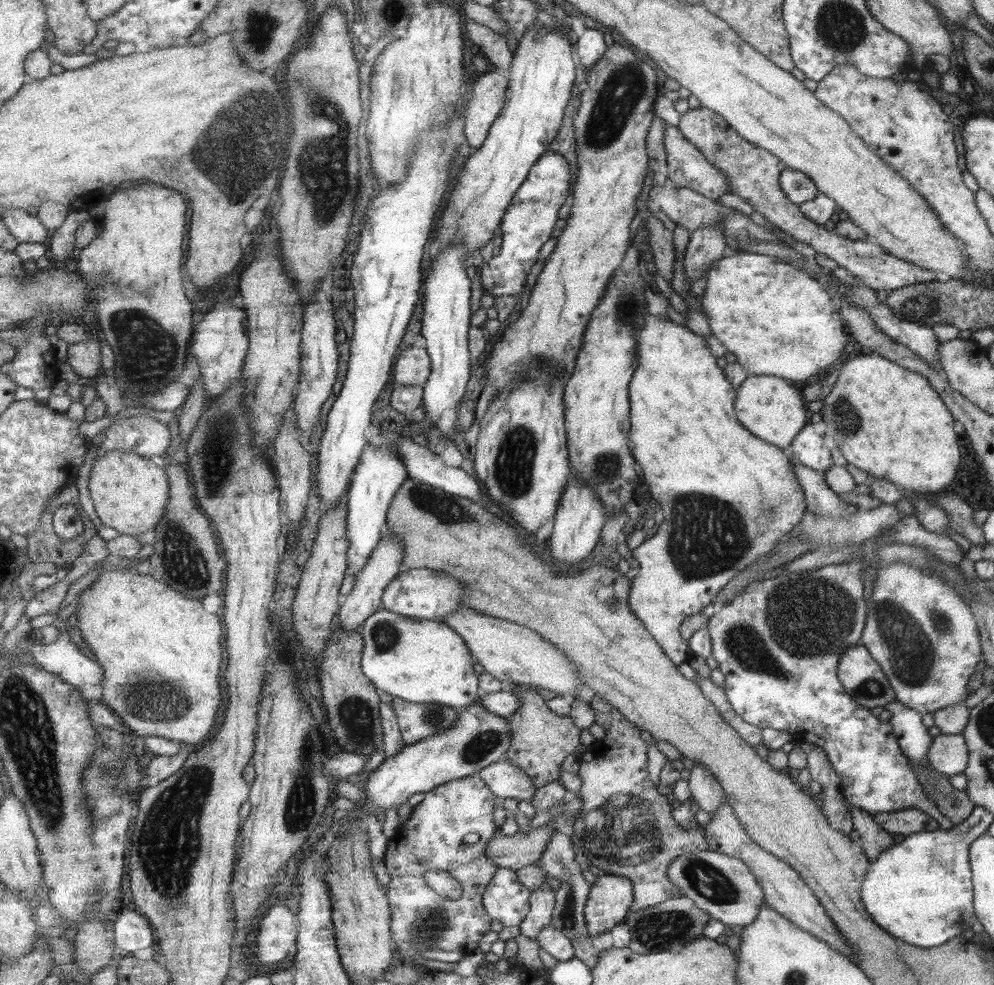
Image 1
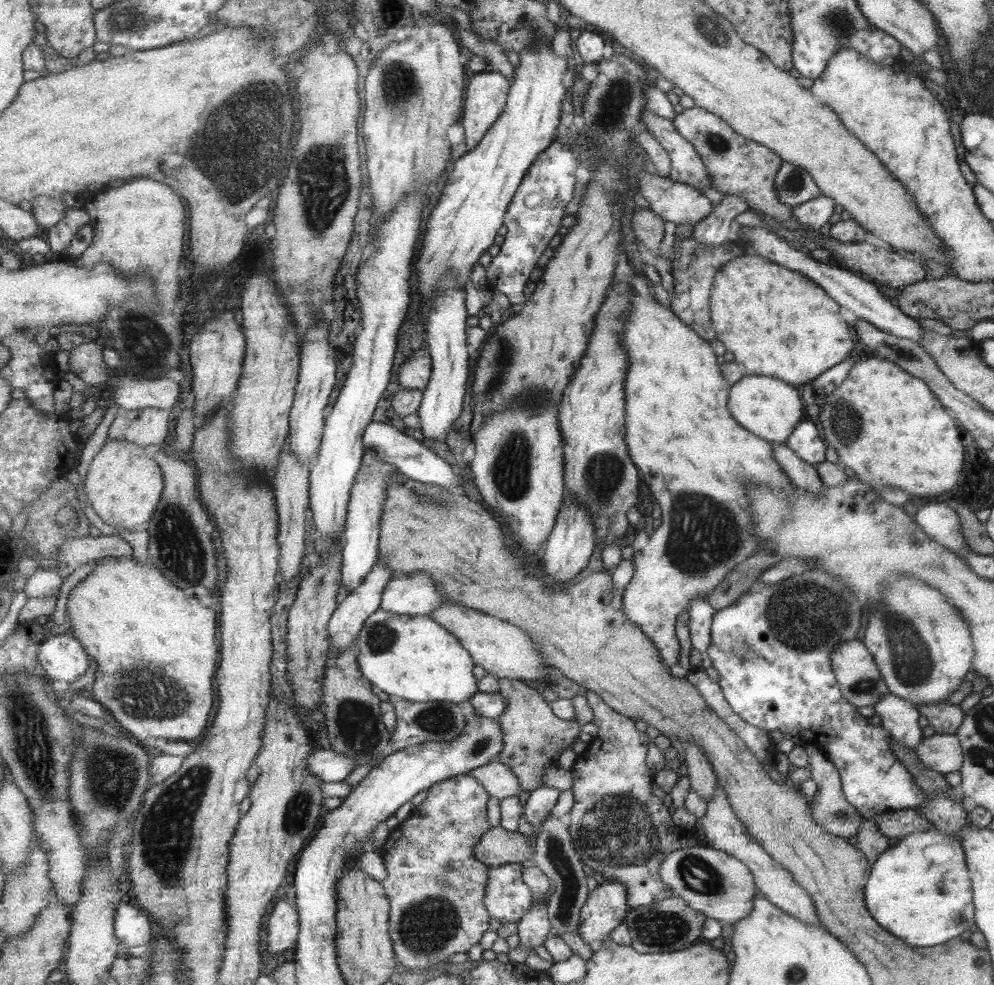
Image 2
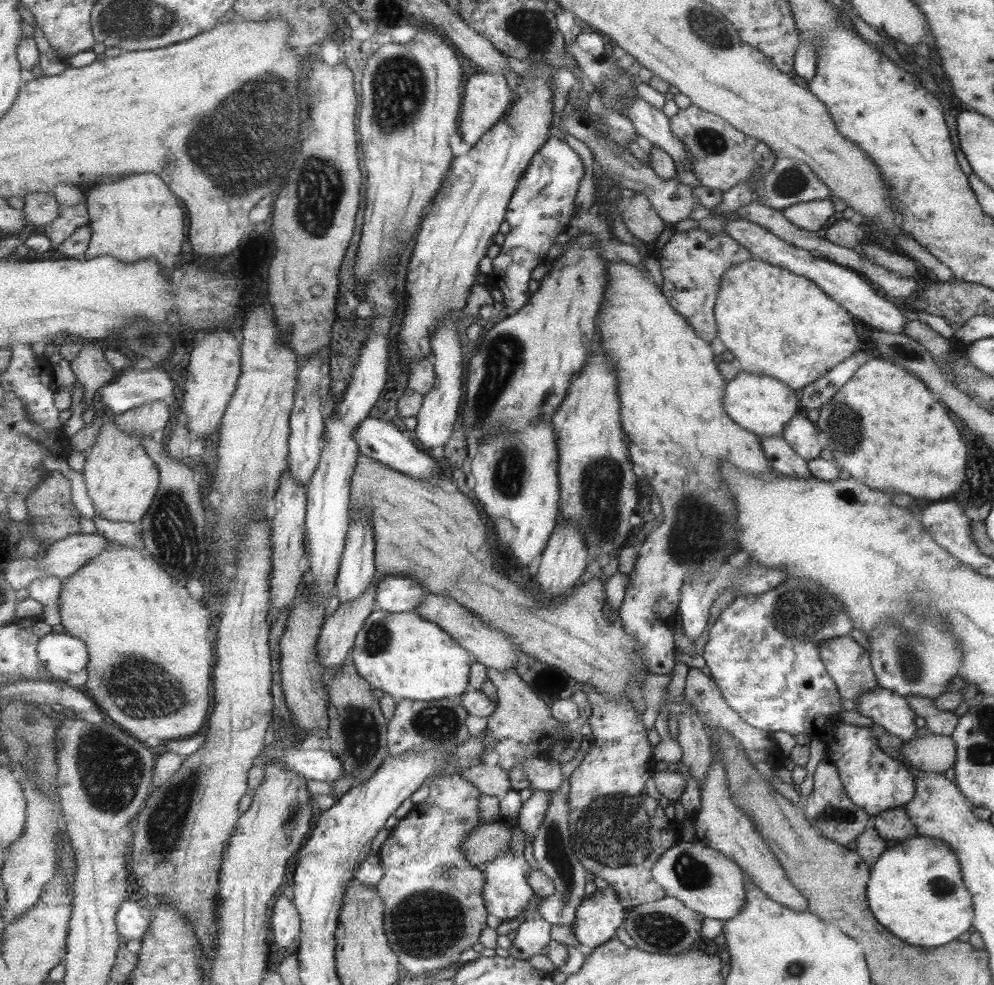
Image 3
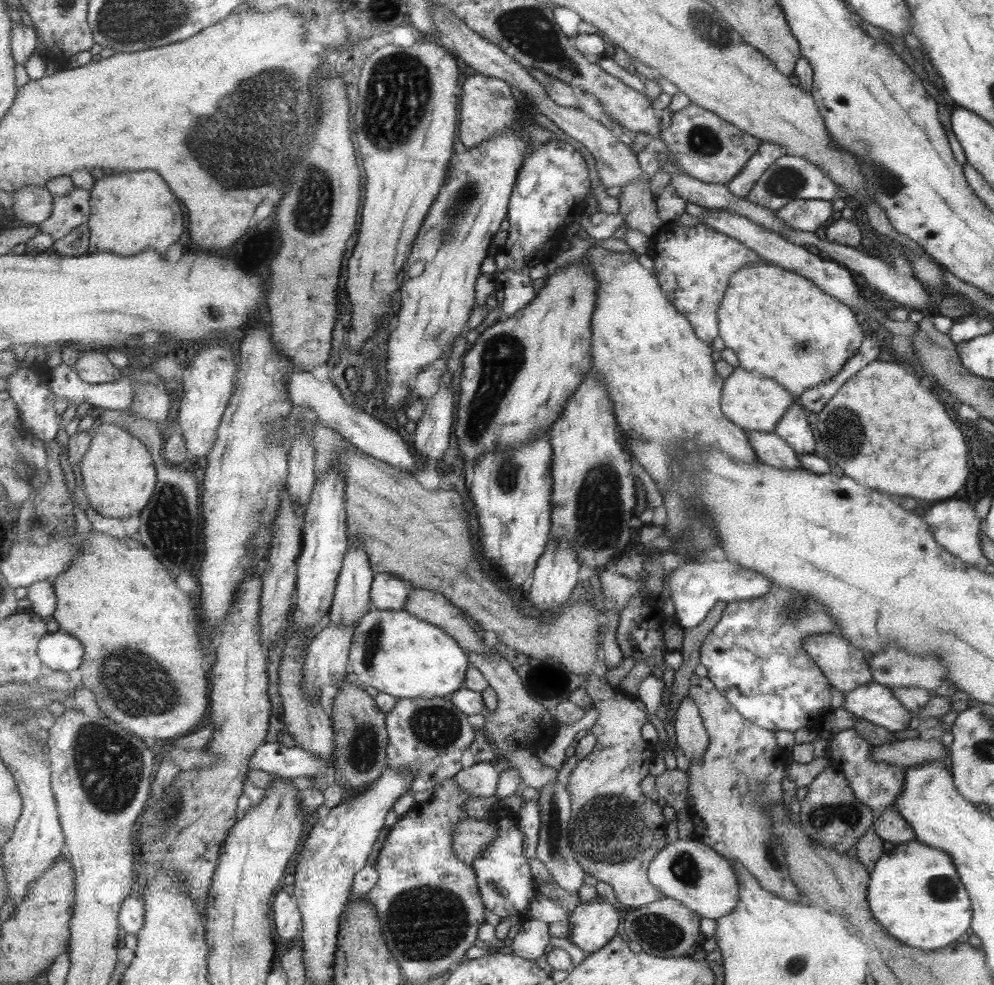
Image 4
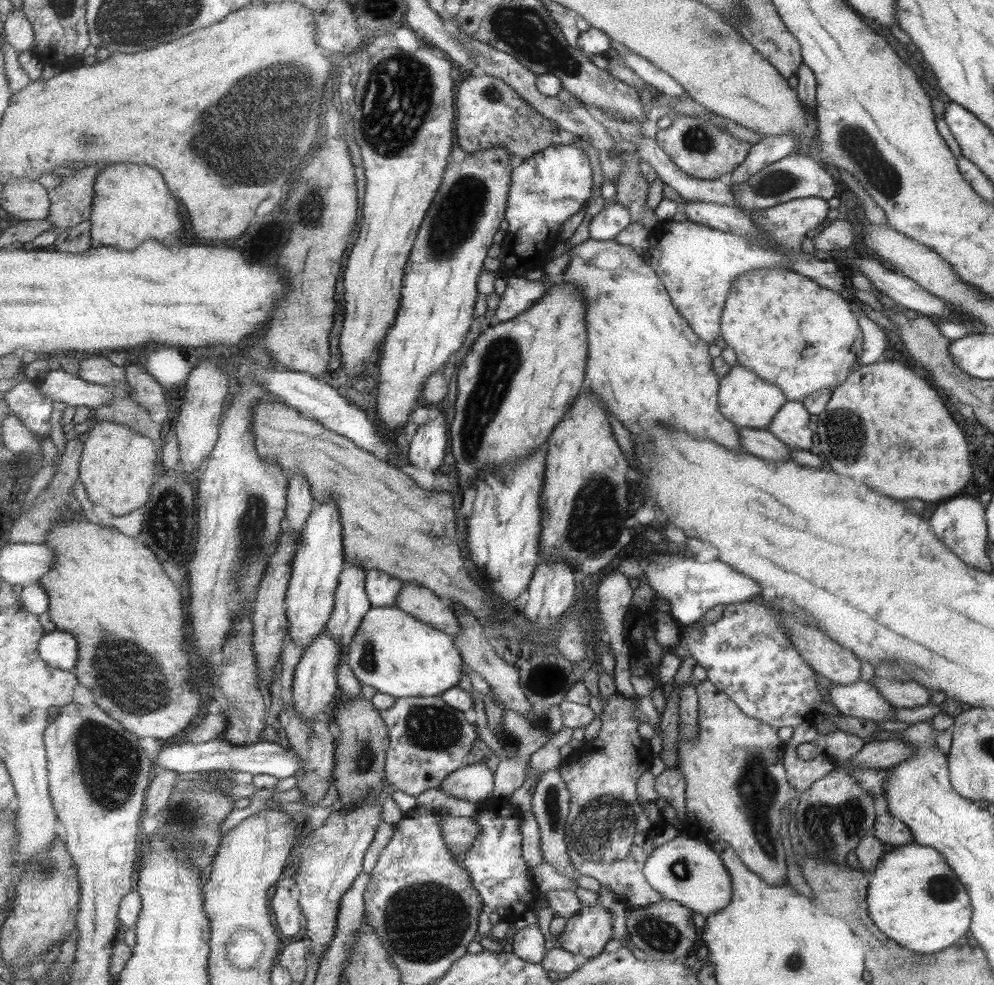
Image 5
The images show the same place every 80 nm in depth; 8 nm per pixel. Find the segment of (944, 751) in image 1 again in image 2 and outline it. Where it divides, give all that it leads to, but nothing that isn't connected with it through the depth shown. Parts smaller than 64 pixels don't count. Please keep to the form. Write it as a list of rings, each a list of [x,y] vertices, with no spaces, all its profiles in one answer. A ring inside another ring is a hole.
[[[934,733],[923,738],[912,751],[925,768],[945,775],[960,767],[962,759],[960,750],[959,741],[954,734]]]

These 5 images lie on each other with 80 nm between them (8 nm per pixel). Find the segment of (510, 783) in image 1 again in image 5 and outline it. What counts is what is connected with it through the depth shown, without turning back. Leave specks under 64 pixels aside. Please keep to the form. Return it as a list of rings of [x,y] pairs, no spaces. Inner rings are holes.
[[[471,764],[449,774],[440,784],[448,795],[469,802],[481,803],[494,796],[496,773],[486,764]]]

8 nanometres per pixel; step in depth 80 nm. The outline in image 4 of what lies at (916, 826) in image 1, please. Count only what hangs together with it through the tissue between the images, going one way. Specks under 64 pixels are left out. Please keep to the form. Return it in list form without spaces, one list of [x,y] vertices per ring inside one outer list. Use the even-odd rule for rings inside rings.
[[[892,806],[885,808],[873,821],[871,831],[885,842],[905,843],[913,841],[915,833],[904,817]]]

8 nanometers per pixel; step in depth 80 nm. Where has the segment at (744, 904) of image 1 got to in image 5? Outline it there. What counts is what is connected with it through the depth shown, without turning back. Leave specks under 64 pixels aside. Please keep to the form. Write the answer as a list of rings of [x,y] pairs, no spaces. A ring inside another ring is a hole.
[[[683,831],[672,840],[655,847],[643,868],[649,886],[665,900],[676,900],[681,906],[704,917],[722,909],[731,898],[731,878],[720,856],[710,844],[693,839]]]

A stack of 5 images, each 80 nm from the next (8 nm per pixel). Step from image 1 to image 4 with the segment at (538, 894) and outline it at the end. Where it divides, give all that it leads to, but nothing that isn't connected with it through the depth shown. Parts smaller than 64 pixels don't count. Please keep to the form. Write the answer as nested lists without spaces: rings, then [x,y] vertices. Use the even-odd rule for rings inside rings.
[[[529,919],[522,923],[518,934],[512,939],[513,952],[523,958],[536,961],[546,956],[545,950],[551,942],[550,924]]]

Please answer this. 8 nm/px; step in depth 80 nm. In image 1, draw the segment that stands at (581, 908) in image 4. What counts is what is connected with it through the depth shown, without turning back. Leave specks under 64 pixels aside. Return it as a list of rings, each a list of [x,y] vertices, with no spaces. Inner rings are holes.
[[[606,873],[597,877],[584,912],[590,936],[595,938],[623,924],[634,900],[634,886],[629,878]]]

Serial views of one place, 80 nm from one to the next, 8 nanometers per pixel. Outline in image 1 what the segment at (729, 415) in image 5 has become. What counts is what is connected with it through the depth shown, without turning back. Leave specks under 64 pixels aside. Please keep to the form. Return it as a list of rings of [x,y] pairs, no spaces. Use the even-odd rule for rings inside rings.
[[[749,375],[735,390],[736,418],[757,438],[787,451],[787,446],[807,423],[799,392],[785,379],[767,375]]]

